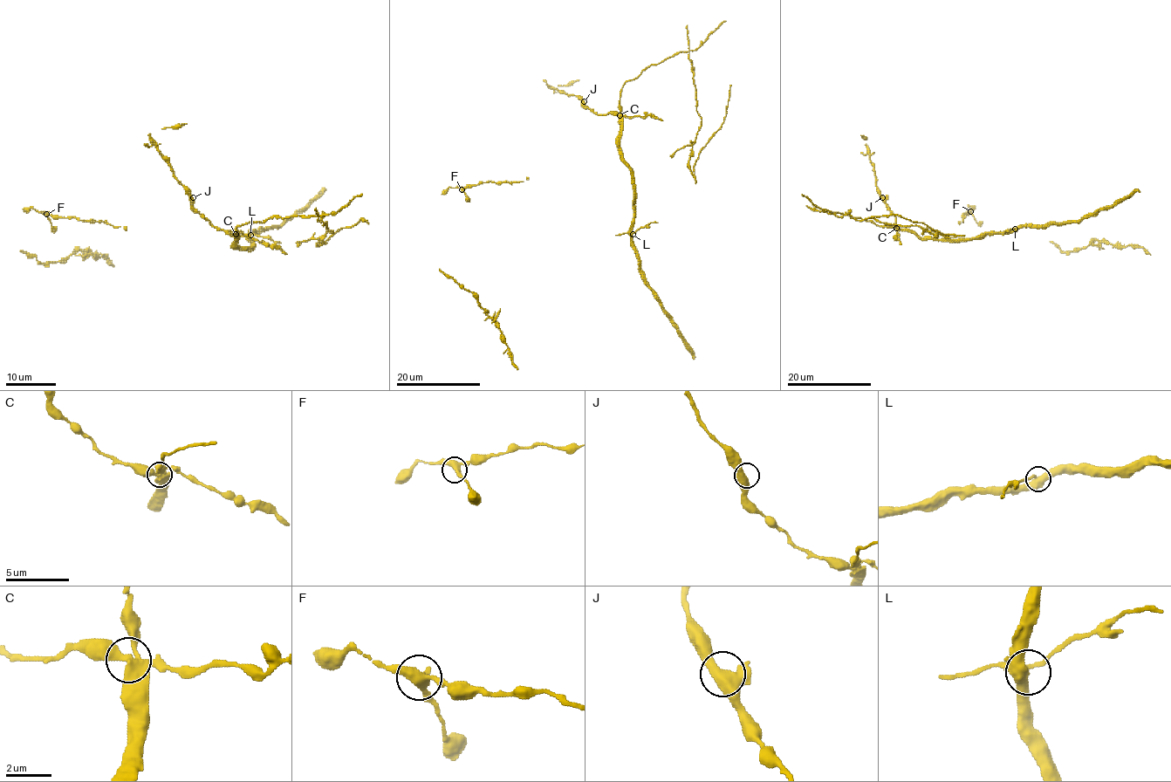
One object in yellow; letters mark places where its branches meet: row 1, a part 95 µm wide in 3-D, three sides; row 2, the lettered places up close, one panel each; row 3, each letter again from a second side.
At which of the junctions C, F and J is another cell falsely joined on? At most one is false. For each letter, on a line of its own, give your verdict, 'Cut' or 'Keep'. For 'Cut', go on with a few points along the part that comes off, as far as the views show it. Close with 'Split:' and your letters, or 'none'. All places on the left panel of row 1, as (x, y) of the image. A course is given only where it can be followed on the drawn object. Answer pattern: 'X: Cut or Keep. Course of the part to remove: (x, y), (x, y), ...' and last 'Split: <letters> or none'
C: Cut. Course of the part to remove: (236, 234), (243, 224), (311, 215), (333, 231), (319, 245), (341, 228), (362, 219), (368, 224)
F: Keep
J: Keep
Split: C

